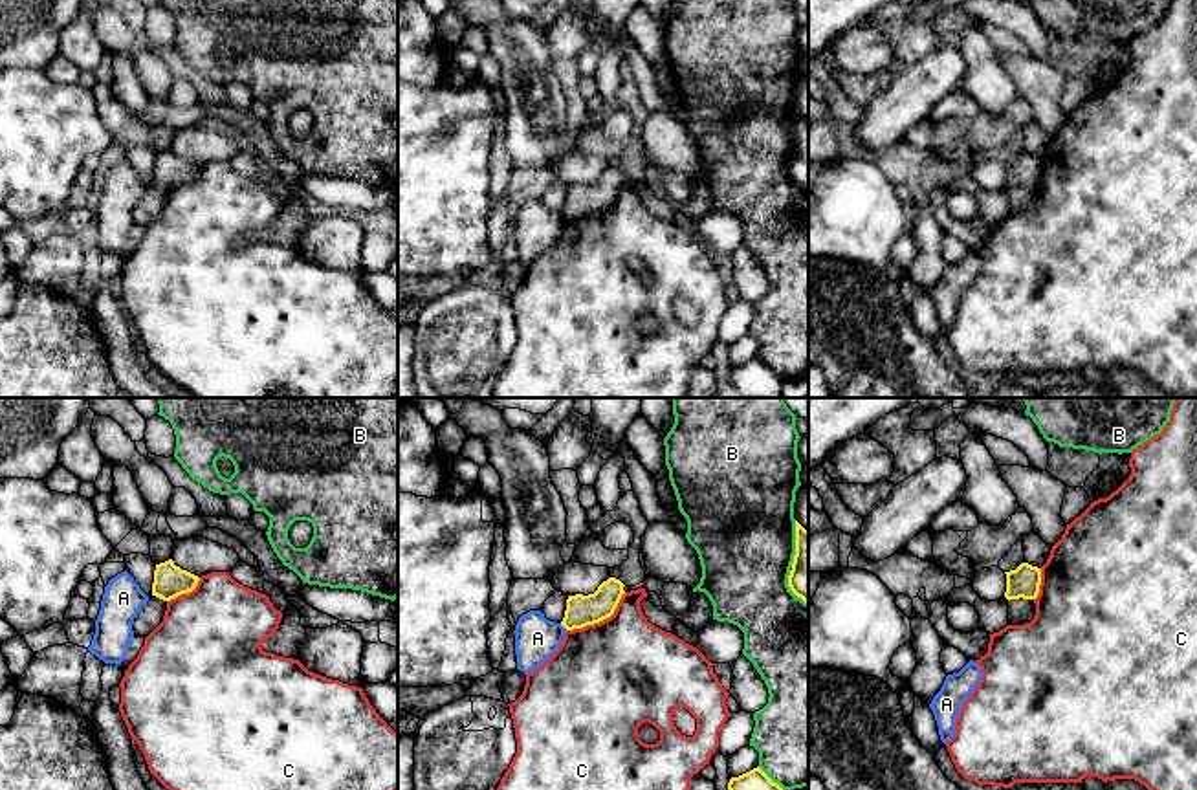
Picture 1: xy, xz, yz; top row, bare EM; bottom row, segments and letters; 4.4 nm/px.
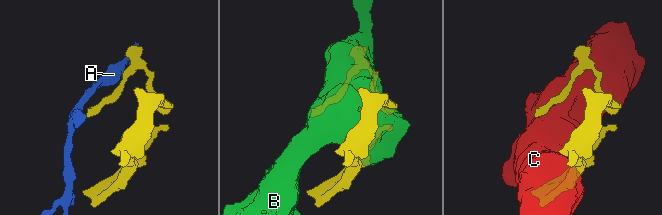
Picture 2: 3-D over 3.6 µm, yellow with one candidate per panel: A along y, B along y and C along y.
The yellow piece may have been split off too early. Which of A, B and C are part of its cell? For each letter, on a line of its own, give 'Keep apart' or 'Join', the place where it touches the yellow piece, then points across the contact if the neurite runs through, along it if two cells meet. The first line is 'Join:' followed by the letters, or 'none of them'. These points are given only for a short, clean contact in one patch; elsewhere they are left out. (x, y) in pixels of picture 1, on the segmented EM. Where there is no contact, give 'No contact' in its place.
Join: none of them
A: Keep apart. Touches yellow at xz (563, 625). Boundary: xz (560, 624), (567, 629)
B: Keep apart. Touches yellow at xz (768, 778)
C: Keep apart. Touches yellow at xz (600, 620)

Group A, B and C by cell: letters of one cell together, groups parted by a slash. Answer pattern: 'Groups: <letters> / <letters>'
Groups: A / B / C

